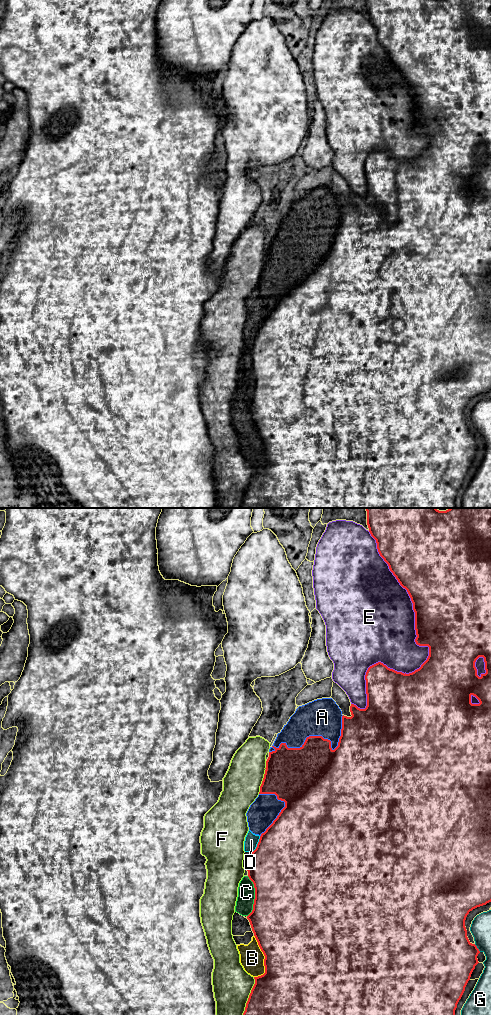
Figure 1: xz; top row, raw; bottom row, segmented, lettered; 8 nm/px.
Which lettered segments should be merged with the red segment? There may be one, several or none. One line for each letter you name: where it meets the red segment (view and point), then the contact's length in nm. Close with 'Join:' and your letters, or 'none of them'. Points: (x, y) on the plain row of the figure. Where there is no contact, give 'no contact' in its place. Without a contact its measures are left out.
Join: none of them

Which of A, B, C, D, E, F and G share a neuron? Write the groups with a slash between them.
A B C D / E / F / G

